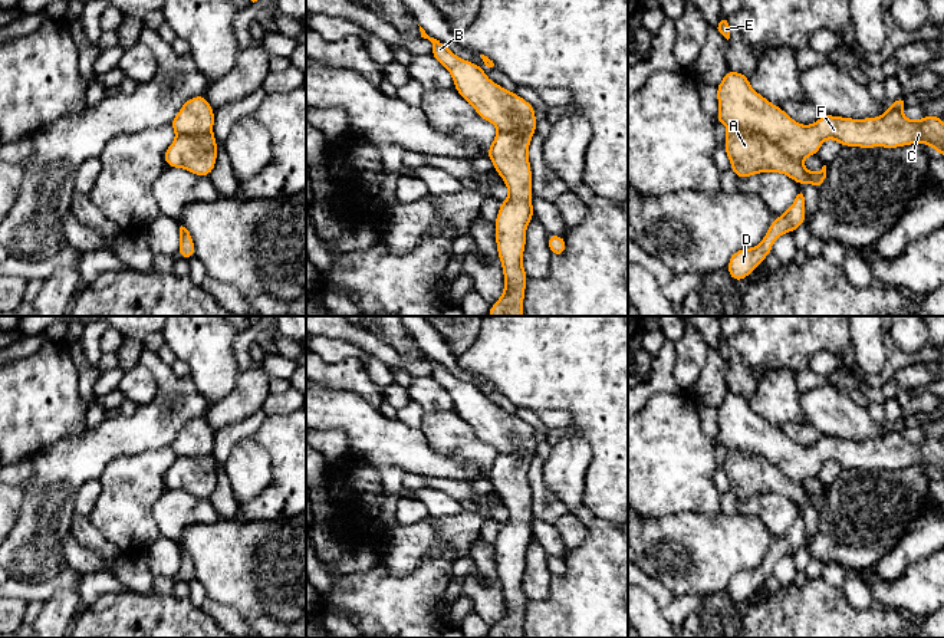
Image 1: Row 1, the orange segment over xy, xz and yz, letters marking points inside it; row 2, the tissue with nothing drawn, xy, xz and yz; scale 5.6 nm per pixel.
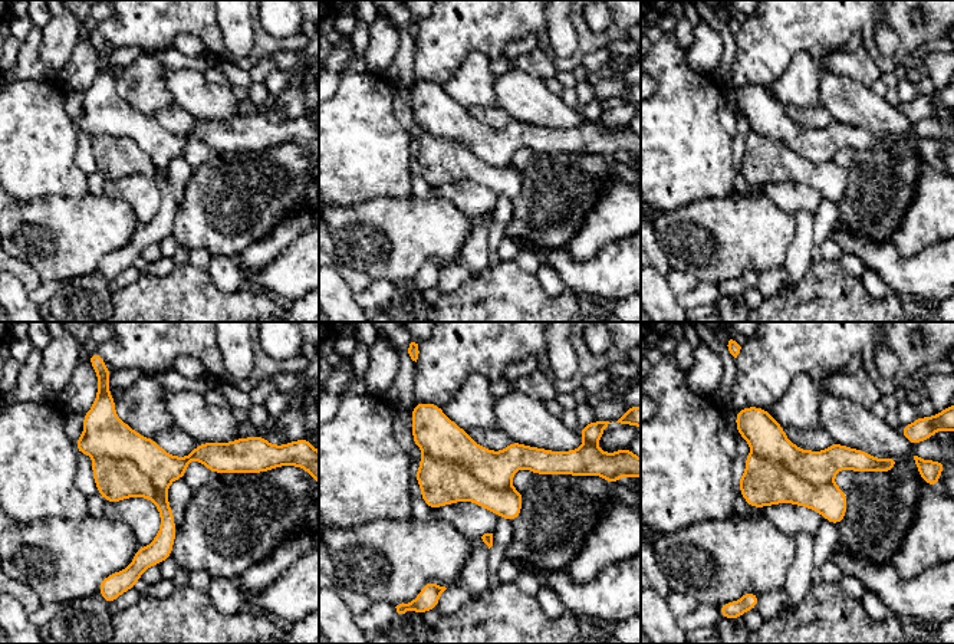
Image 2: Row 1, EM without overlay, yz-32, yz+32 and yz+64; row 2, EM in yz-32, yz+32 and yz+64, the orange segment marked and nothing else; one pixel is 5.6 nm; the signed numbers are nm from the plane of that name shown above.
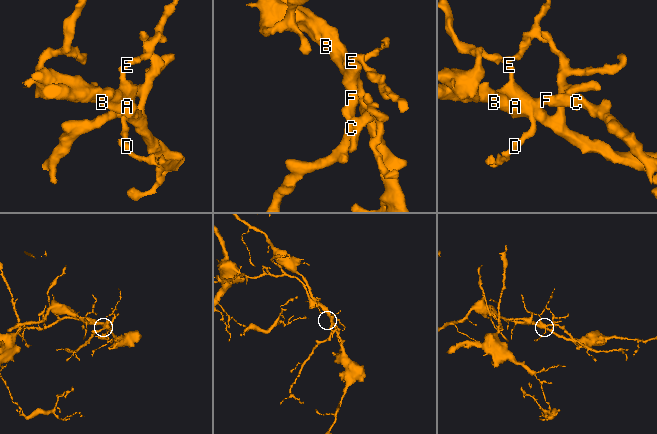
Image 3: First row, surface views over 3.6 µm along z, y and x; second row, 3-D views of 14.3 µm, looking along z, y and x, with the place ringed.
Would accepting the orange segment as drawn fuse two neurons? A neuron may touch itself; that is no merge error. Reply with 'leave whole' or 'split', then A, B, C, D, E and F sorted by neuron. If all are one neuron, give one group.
split | A B / C D E F

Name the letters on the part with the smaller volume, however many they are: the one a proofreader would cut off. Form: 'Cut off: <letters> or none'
Cut off: C, D, E, F

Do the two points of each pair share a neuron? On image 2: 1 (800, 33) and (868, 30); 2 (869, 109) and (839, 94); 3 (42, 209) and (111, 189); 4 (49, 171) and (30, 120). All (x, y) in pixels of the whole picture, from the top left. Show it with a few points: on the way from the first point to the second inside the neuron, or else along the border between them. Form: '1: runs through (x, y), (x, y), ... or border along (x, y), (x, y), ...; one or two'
1: runs through (818, 25), (851, 25); one
2: runs through (862, 108), (846, 99); one
3: border along (104, 194), (119, 197), (132, 213); two
4: runs through (36, 158), (35, 132); one

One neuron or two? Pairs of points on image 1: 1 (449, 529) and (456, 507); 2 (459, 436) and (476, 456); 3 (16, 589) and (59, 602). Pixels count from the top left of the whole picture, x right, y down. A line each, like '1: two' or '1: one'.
1: two
2: one
3: two

